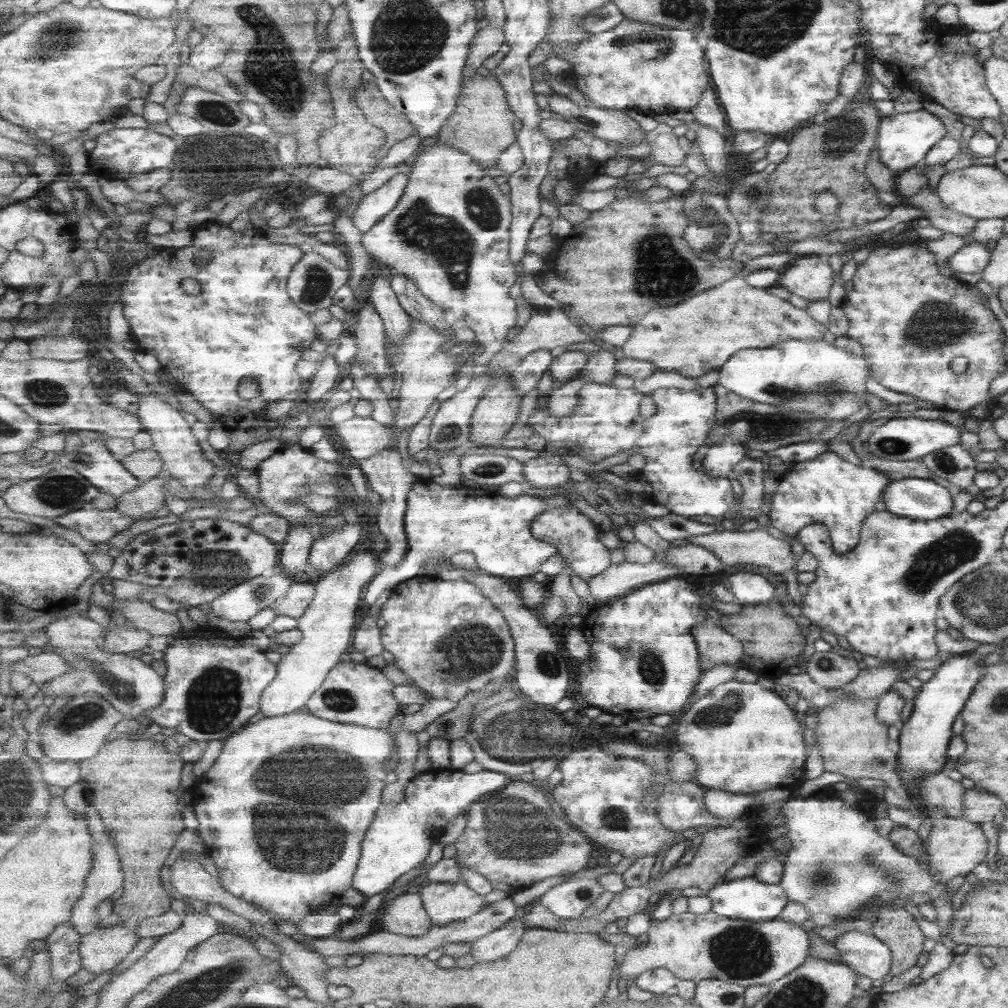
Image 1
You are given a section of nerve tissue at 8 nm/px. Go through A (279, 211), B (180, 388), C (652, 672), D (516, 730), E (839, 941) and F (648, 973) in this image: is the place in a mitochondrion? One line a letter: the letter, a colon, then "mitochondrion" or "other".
A: other
B: other
C: mitochondrion
D: mitochondrion
E: other
F: other

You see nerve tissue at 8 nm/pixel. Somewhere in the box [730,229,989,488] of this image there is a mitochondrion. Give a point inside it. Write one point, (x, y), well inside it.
(933, 326)

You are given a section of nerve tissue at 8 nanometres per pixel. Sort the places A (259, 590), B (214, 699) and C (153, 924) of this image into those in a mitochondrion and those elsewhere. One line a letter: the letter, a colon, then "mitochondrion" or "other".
A: mitochondrion
B: mitochondrion
C: other

